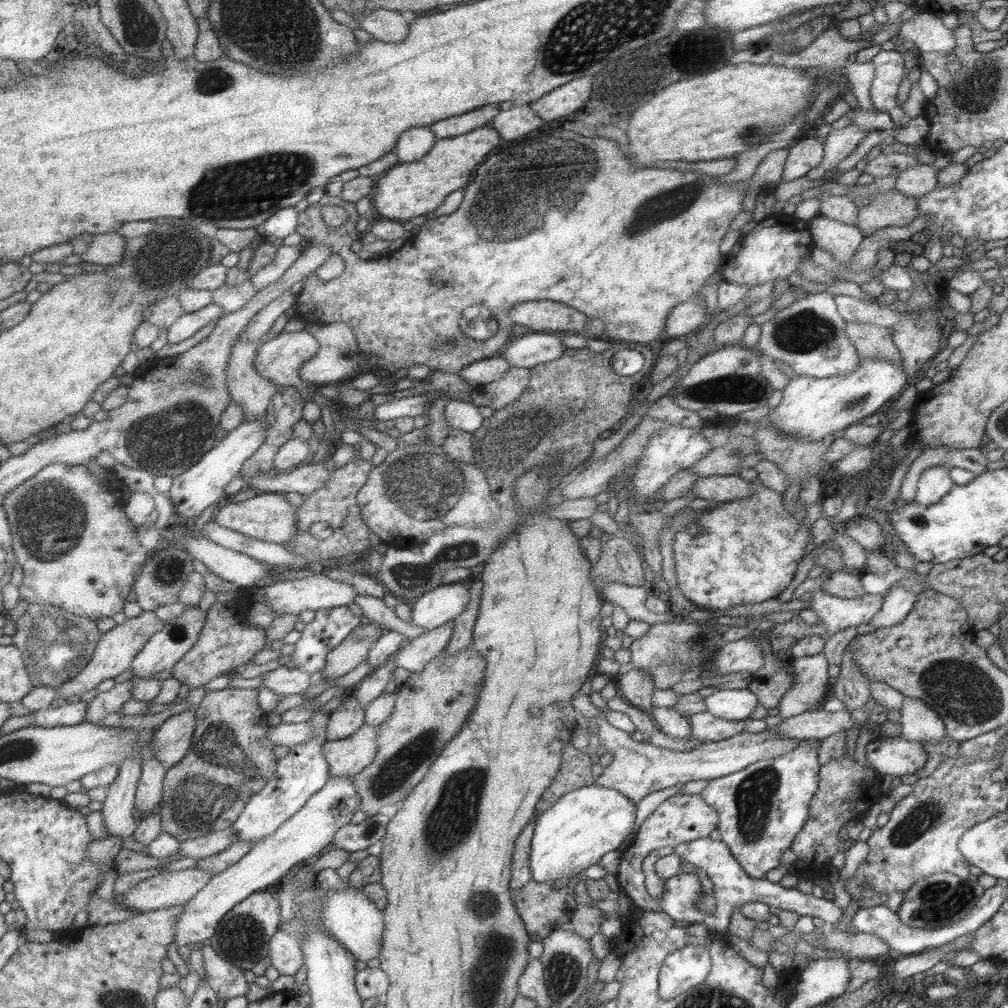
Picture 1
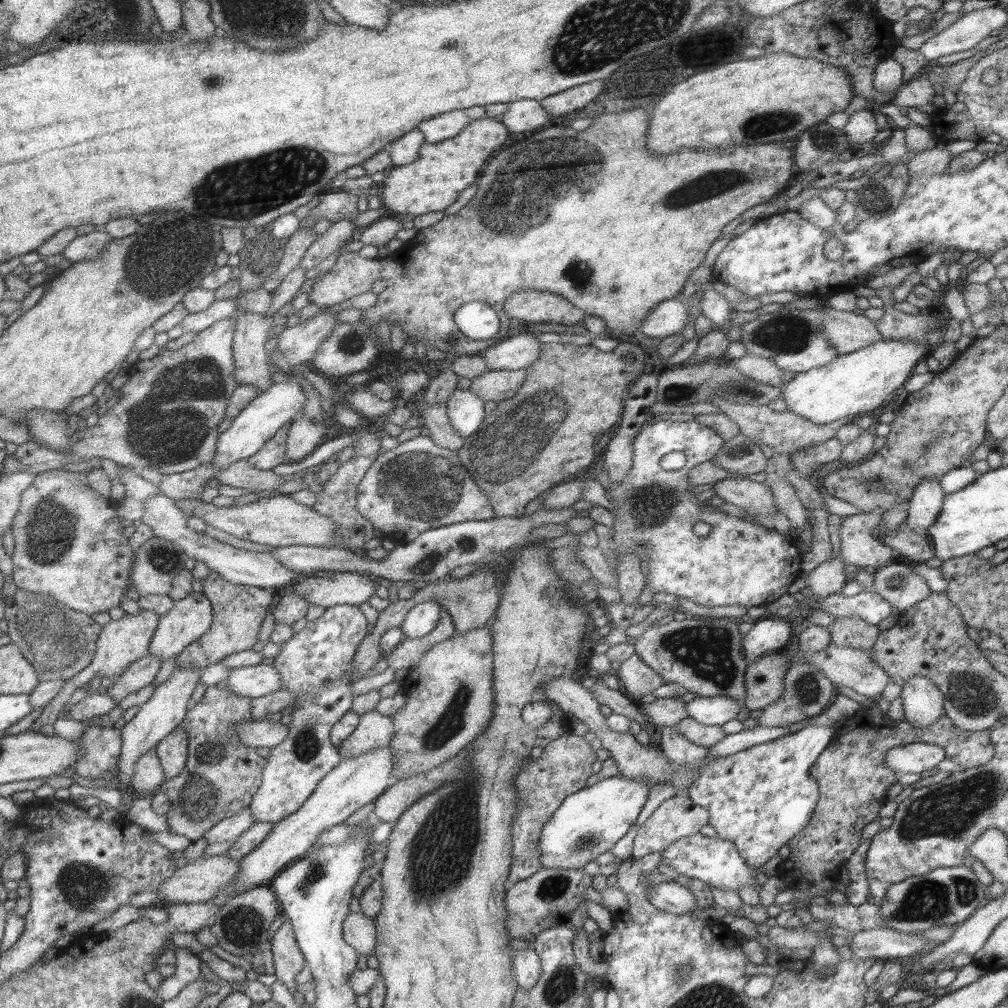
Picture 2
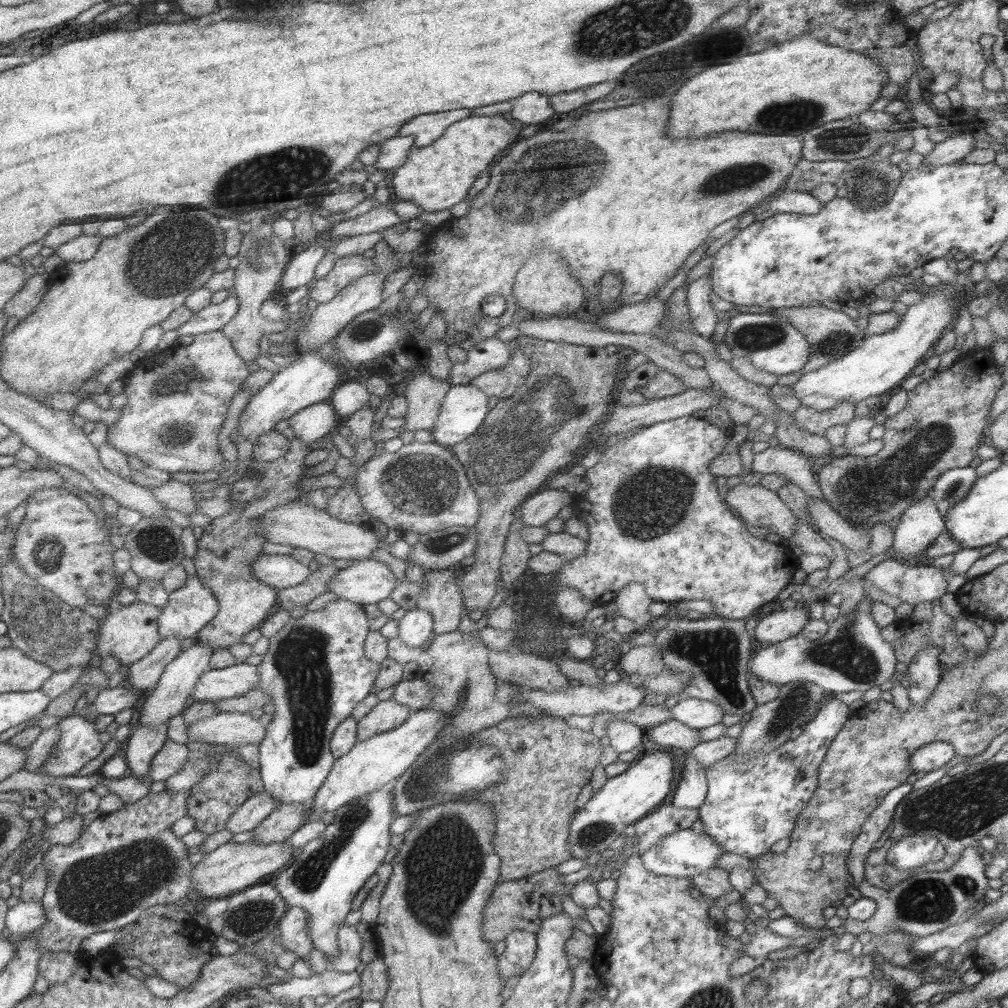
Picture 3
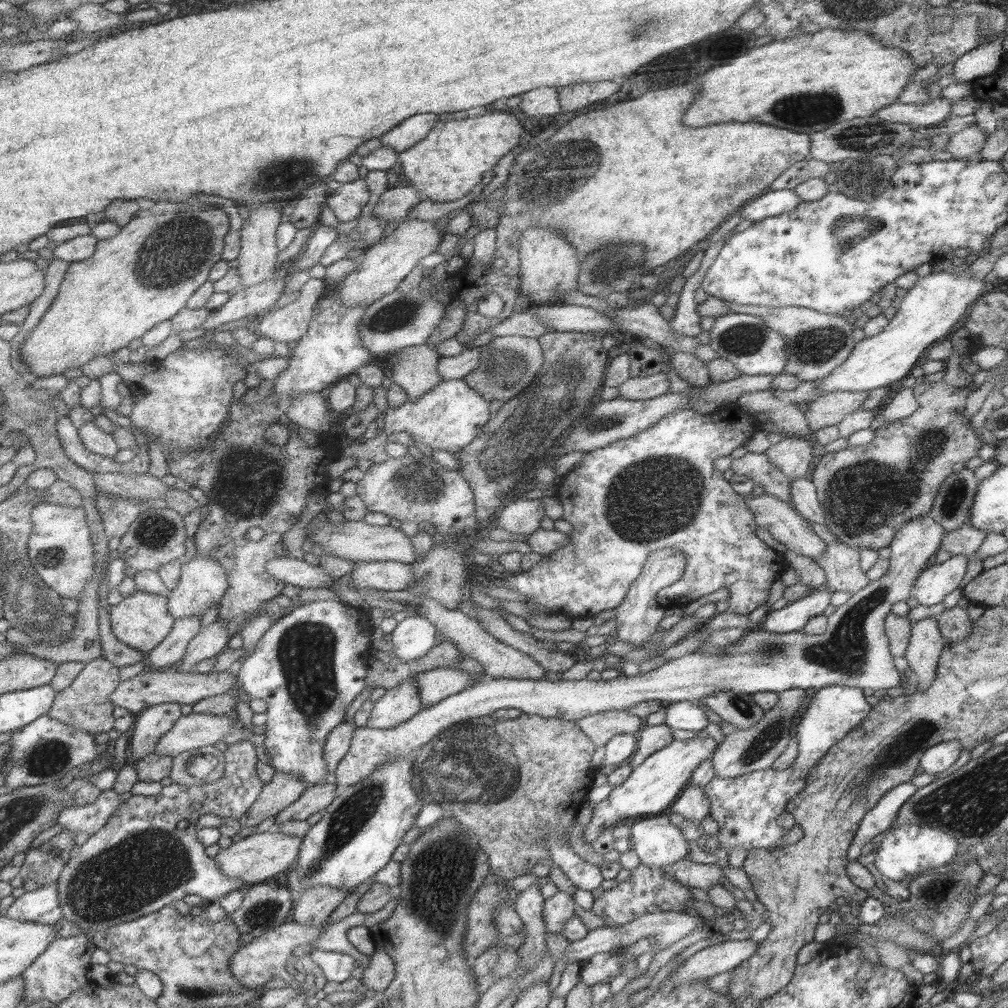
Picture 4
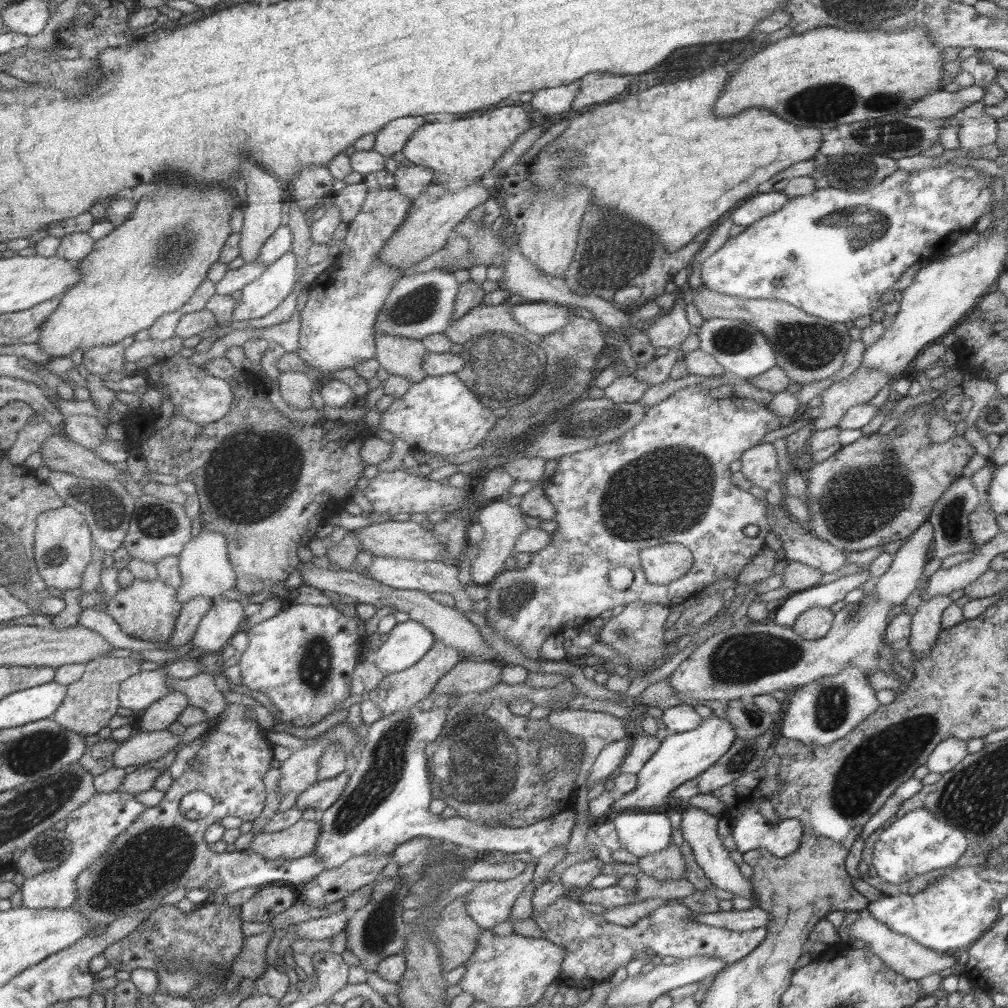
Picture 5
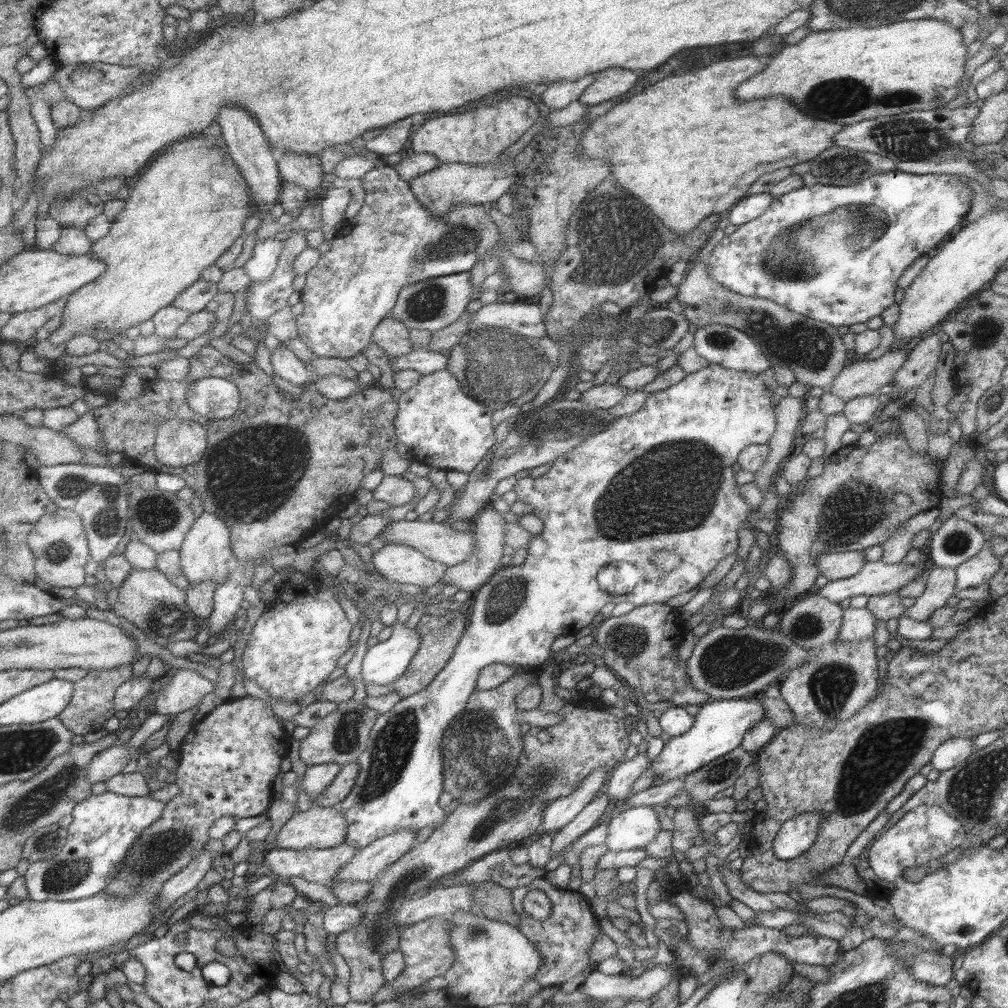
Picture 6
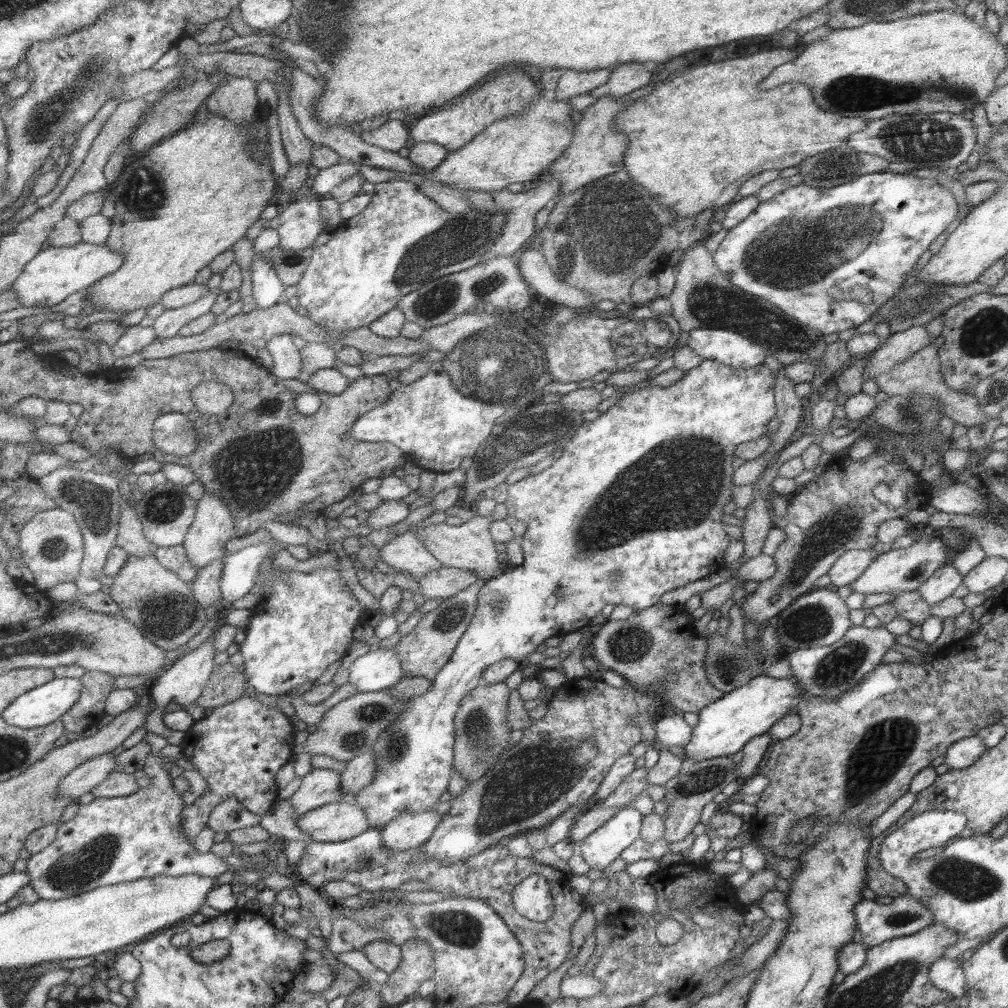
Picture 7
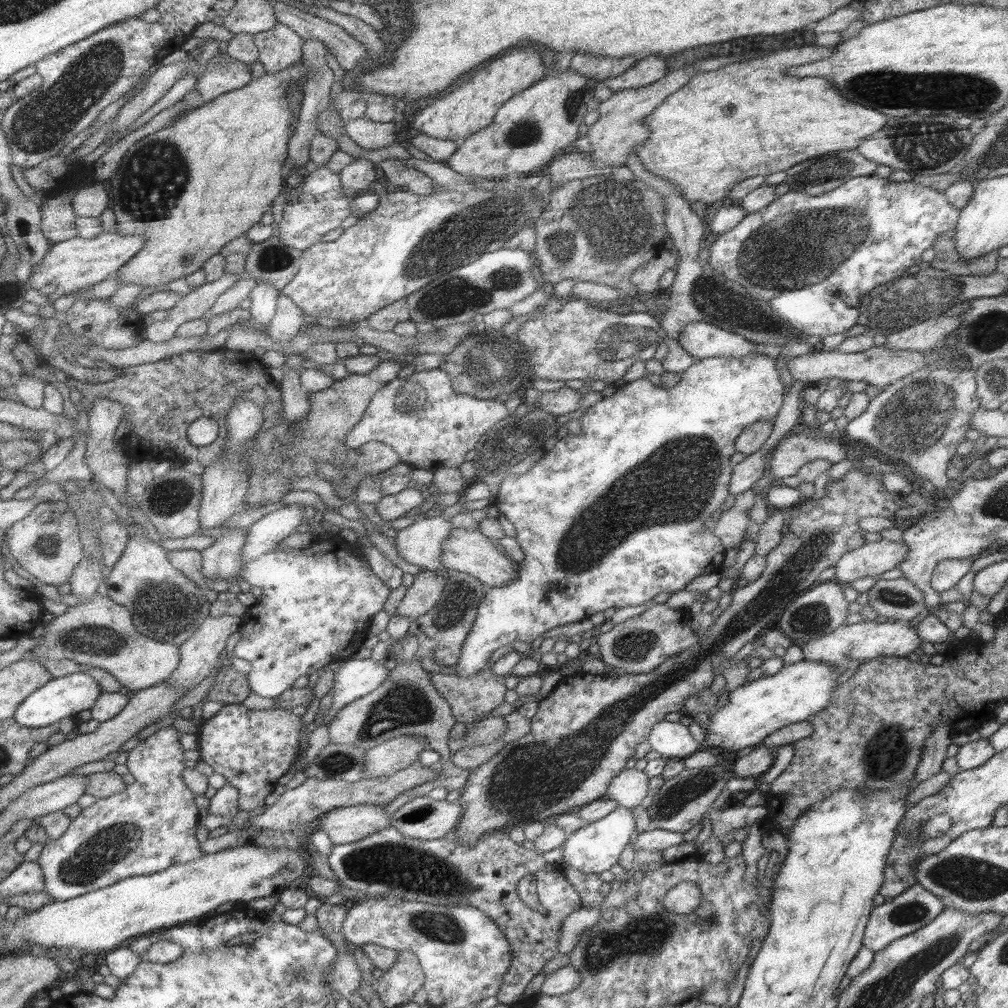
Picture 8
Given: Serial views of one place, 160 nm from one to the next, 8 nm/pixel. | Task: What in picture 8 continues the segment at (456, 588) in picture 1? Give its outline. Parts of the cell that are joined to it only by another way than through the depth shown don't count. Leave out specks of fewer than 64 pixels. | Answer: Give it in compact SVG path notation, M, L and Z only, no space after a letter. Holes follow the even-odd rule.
M351 656L341 663L341 667L334 670L332 705L323 716L321 725L329 724L342 706L350 706L353 701L375 690L387 678L389 671L381 661L370 657L357 659Z

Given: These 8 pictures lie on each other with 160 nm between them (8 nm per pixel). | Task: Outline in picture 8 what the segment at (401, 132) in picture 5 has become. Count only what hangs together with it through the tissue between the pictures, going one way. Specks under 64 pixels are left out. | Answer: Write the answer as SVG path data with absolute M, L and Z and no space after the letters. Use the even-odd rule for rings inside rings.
M362 116L343 124L343 130L357 146L367 150L387 147L397 140L397 130L391 121L372 122Z

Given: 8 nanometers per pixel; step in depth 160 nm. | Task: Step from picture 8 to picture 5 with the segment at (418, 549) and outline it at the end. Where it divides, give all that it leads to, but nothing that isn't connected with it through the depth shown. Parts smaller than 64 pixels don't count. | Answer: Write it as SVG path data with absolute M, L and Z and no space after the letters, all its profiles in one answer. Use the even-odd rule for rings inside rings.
M388 556L373 557L370 565L367 567L366 576L379 584L390 586L391 588L405 590L420 590L427 594L439 592L449 594L456 601L455 608L461 613L474 611L474 601L463 593L459 581L457 580L457 565L445 564L439 561L419 561L419 560L399 560L398 558L389 558Z

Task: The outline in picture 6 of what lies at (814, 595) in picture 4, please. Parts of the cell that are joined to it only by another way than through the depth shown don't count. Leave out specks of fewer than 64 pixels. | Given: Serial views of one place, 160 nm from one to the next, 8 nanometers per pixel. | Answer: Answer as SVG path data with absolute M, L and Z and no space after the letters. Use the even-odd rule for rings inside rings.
M923 559L915 564L904 560L895 564L886 564L880 560L865 563L859 572L847 578L827 581L821 588L815 588L808 595L825 598L829 602L839 603L843 599L854 596L873 594L889 594L897 592L909 581L916 578L927 564Z

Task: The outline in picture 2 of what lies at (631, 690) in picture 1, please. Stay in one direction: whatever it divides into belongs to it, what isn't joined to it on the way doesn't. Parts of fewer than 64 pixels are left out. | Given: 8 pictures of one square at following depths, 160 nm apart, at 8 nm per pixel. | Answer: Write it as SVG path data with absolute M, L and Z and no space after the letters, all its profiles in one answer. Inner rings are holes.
M633 653L629 658L620 662L614 672L623 684L623 690L631 694L637 701L645 694L651 694L665 681L652 668L649 668L638 656Z

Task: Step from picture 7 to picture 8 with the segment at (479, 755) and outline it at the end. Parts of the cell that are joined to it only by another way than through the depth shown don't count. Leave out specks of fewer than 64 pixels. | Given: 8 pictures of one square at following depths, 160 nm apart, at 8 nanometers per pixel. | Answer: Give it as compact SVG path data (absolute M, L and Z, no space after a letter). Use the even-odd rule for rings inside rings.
M481 670L471 676L457 676L453 674L433 673L430 676L431 686L442 696L450 706L454 721L464 724L464 728L474 726L476 718L489 714L504 701L505 685L504 676L497 676L488 670Z

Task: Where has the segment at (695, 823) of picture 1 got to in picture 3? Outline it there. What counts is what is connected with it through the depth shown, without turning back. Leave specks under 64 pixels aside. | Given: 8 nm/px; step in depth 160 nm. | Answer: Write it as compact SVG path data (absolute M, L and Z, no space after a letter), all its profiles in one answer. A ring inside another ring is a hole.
M673 803L659 805L634 823L637 854L641 856L676 830L689 829L695 820L698 820L696 808L679 808L673 806Z

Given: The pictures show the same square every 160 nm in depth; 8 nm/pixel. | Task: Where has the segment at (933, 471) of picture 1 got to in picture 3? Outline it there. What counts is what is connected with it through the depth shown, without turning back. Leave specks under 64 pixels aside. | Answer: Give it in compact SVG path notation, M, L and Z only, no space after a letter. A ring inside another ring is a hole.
M929 495L909 506L893 530L891 553L900 562L912 563L945 531L943 516Z

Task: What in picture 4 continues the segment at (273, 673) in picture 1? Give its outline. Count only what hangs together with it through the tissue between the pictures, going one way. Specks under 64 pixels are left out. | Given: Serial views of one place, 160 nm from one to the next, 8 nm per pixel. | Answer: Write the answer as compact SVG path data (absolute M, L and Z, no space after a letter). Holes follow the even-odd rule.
M167 667L163 670L144 670L133 675L132 678L119 681L115 690L110 692L108 700L113 706L125 708L129 713L137 713L143 708L164 702L175 702L181 704L193 704L198 700L215 696L234 689L236 676L231 675L230 671L211 671L207 674L177 672Z

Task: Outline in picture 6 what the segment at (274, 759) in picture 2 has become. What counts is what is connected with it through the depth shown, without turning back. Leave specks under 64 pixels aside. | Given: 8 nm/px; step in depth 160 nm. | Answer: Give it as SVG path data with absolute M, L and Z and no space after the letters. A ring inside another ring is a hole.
M305 576L305 580L298 584L283 578L278 580L276 590L275 600L256 620L240 656L244 678L253 680L269 696L278 700L298 703L305 694L314 690L317 690L314 698L319 700L321 684L333 672L339 656L350 647L349 632L353 625L345 617L333 594L322 587L317 577Z

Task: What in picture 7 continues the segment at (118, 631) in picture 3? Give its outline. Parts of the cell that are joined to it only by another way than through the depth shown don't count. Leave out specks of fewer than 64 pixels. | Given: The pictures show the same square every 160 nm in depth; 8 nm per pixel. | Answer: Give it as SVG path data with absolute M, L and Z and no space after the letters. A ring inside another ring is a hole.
M146 554L143 558L128 556L123 568L119 570L117 576L113 576L109 596L117 604L123 618L135 625L149 642L164 651L185 645L206 622L205 610L193 599L190 583L183 582L176 574L163 568L152 554Z

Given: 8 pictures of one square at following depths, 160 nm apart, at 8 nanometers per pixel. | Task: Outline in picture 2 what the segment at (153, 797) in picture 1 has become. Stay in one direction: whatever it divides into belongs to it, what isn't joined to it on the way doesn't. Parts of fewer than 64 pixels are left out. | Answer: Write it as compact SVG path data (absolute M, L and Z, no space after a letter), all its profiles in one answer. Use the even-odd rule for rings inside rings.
M155 748L149 749L135 761L130 787L134 792L149 796L158 791L164 781L164 772Z

